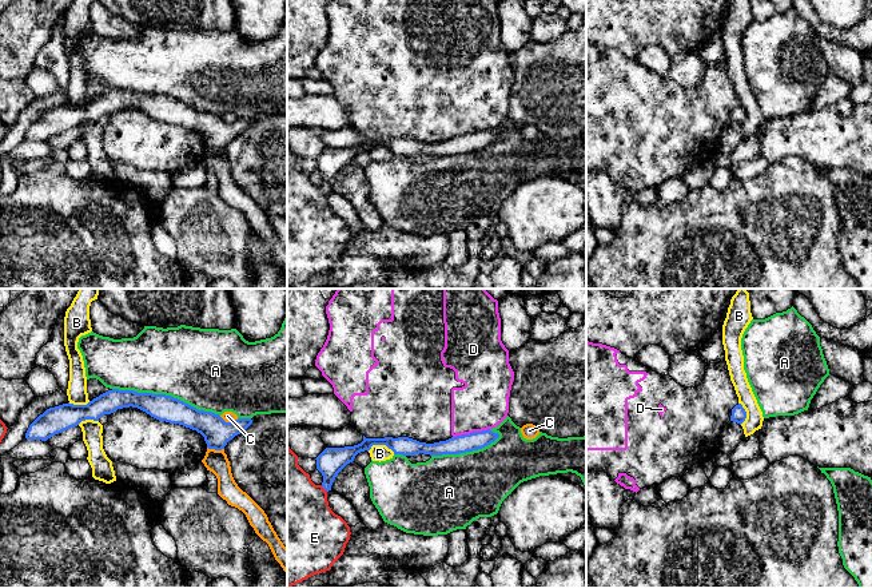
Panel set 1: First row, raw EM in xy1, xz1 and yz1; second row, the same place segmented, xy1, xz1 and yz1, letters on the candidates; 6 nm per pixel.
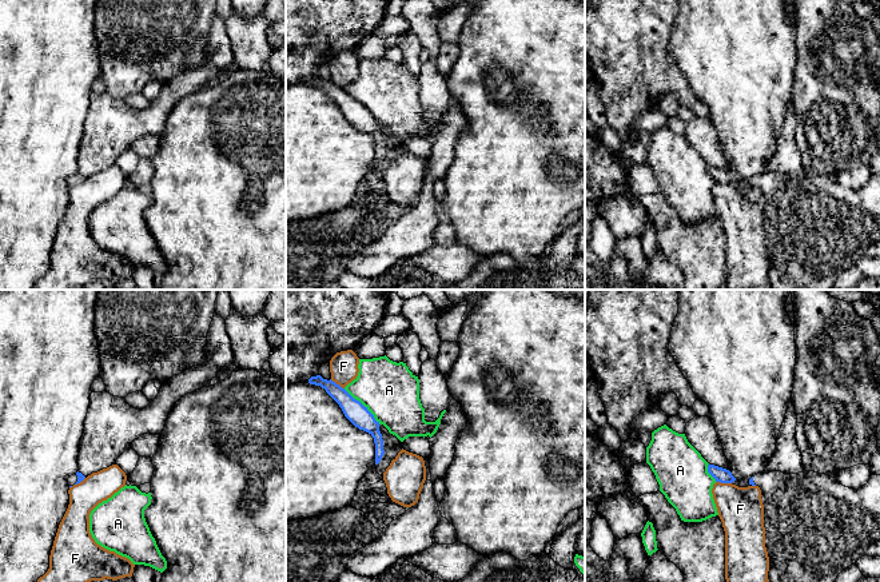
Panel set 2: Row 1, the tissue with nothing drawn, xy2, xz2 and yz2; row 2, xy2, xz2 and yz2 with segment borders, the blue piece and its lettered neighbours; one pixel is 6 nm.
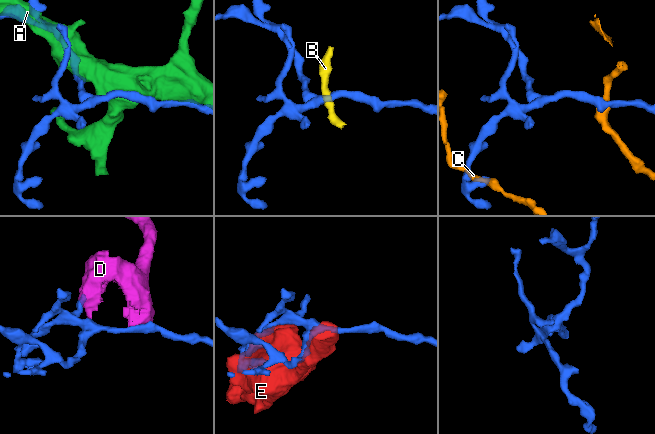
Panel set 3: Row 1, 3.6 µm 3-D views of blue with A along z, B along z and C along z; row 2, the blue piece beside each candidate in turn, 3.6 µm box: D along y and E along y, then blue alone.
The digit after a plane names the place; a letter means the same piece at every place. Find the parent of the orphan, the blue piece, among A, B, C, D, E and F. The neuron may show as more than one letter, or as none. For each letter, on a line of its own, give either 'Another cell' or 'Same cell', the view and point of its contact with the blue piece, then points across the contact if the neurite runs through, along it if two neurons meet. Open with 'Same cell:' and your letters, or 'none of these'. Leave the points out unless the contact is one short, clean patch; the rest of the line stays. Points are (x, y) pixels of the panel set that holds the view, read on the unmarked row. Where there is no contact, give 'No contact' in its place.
Same cell: none of these
A: Another cell. Touches blue at xy1 (164, 95)
B: Another cell. Touches blue at xz1 (381, 144). Boundary: xz1 (367, 151), (373, 146), (386, 146), (394, 154)
C: Another cell. Touches blue at xy1 (229, 123). Boundary: xy1 (219, 116), (226, 122), (238, 119)
D: Another cell. Touches blue at xz1 (470, 134)
E: Another cell. Touches blue at xz1 (325, 190)
F: Another cell. Touches blue at yz2 (724, 183)

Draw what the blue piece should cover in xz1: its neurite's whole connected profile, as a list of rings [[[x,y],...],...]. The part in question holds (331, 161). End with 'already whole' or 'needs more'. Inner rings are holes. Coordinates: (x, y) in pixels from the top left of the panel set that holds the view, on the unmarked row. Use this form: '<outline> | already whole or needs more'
[[[490,130],[482,132],[473,132],[470,135],[462,135],[451,138],[446,142],[434,144],[419,143],[409,138],[385,138],[385,139],[366,139],[354,147],[345,148],[326,148],[315,160],[316,170],[323,176],[322,187],[324,191],[331,191],[331,186],[338,174],[350,163],[354,162],[355,156],[361,152],[370,151],[373,146],[386,146],[394,152],[394,155],[414,156],[414,155],[459,155],[482,150],[499,138],[498,134]]] | already whole

